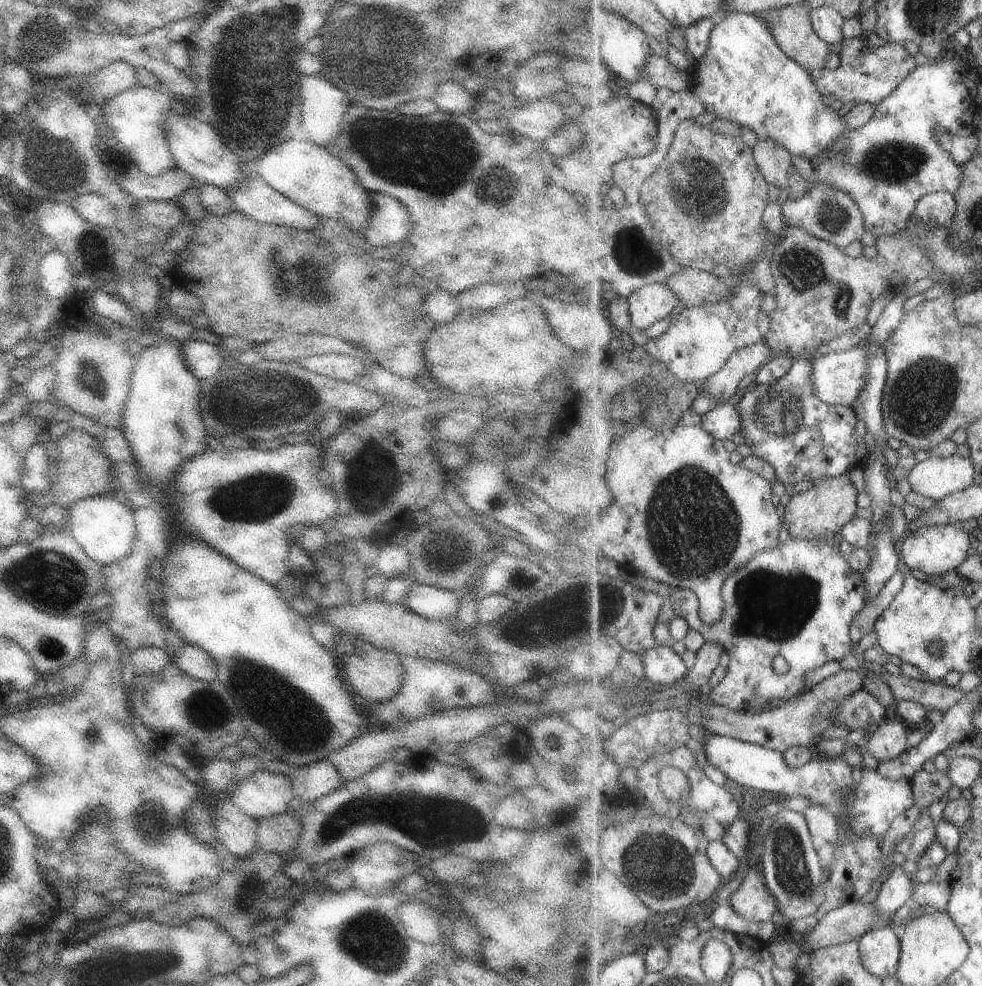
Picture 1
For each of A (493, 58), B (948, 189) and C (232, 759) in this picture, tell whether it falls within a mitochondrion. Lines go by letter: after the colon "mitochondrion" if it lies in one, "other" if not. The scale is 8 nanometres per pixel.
A: other
B: other
C: other

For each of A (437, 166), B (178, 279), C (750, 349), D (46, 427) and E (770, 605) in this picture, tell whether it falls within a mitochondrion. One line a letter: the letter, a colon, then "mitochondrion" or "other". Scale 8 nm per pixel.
A: mitochondrion
B: other
C: other
D: other
E: mitochondrion

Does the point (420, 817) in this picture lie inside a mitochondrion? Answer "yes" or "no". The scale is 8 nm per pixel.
yes

